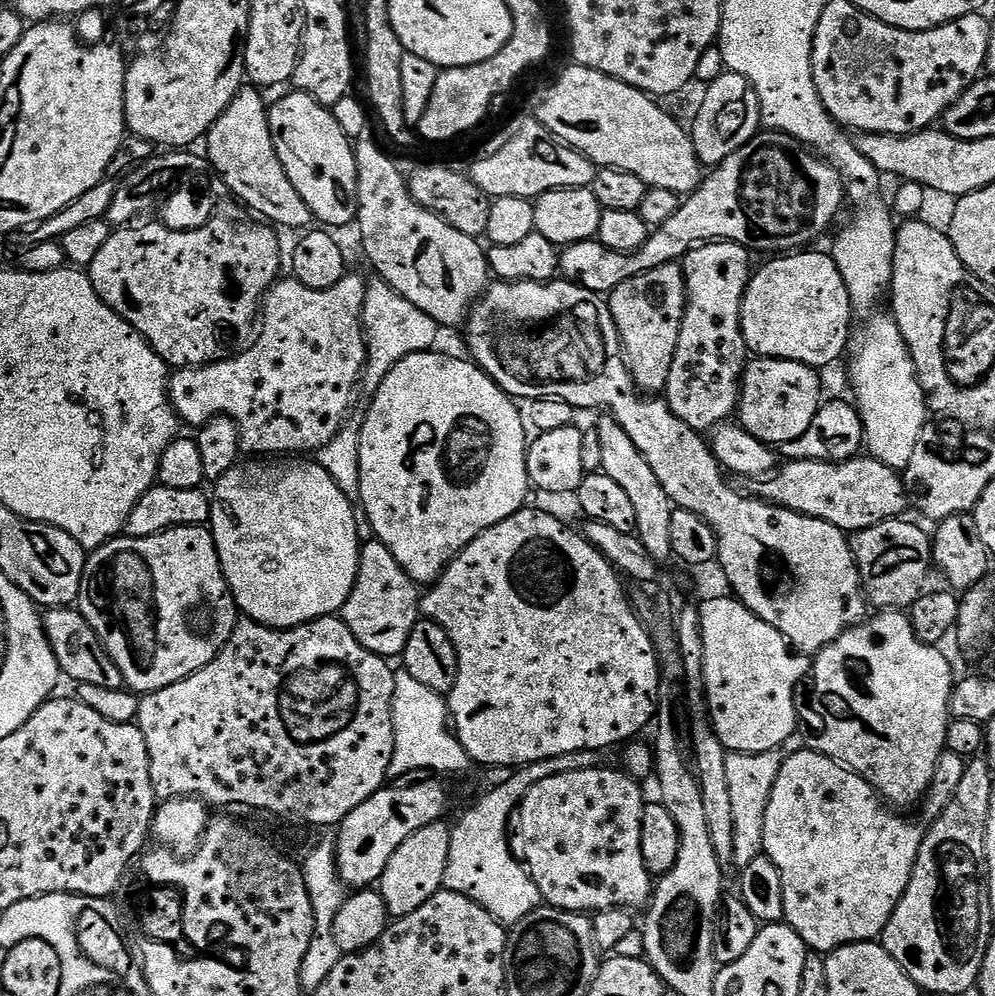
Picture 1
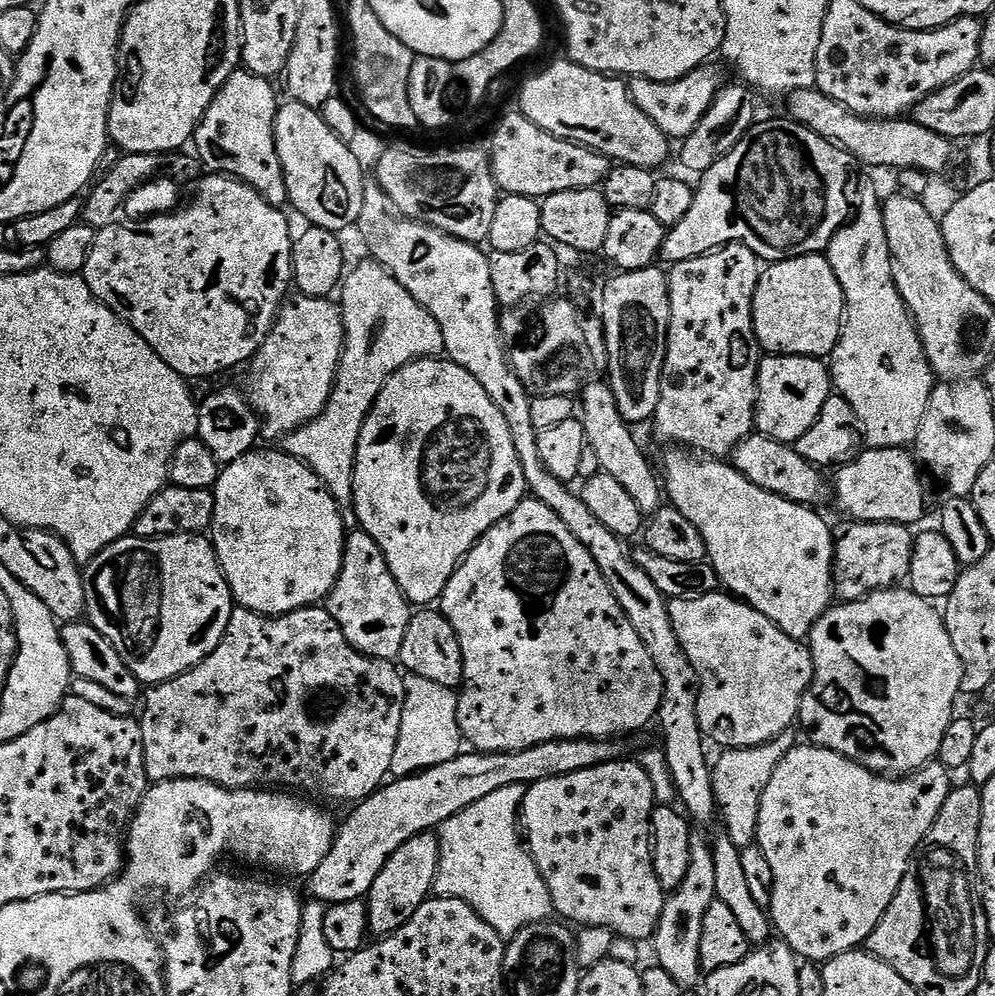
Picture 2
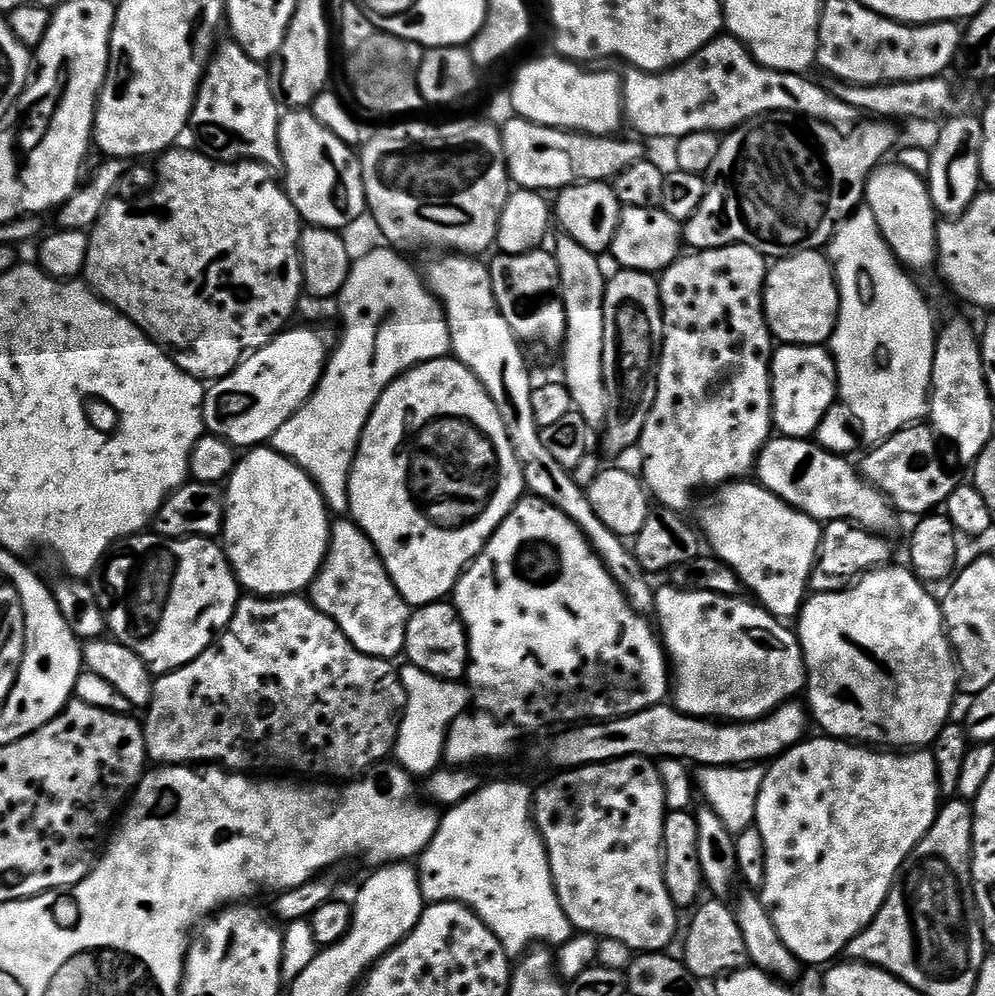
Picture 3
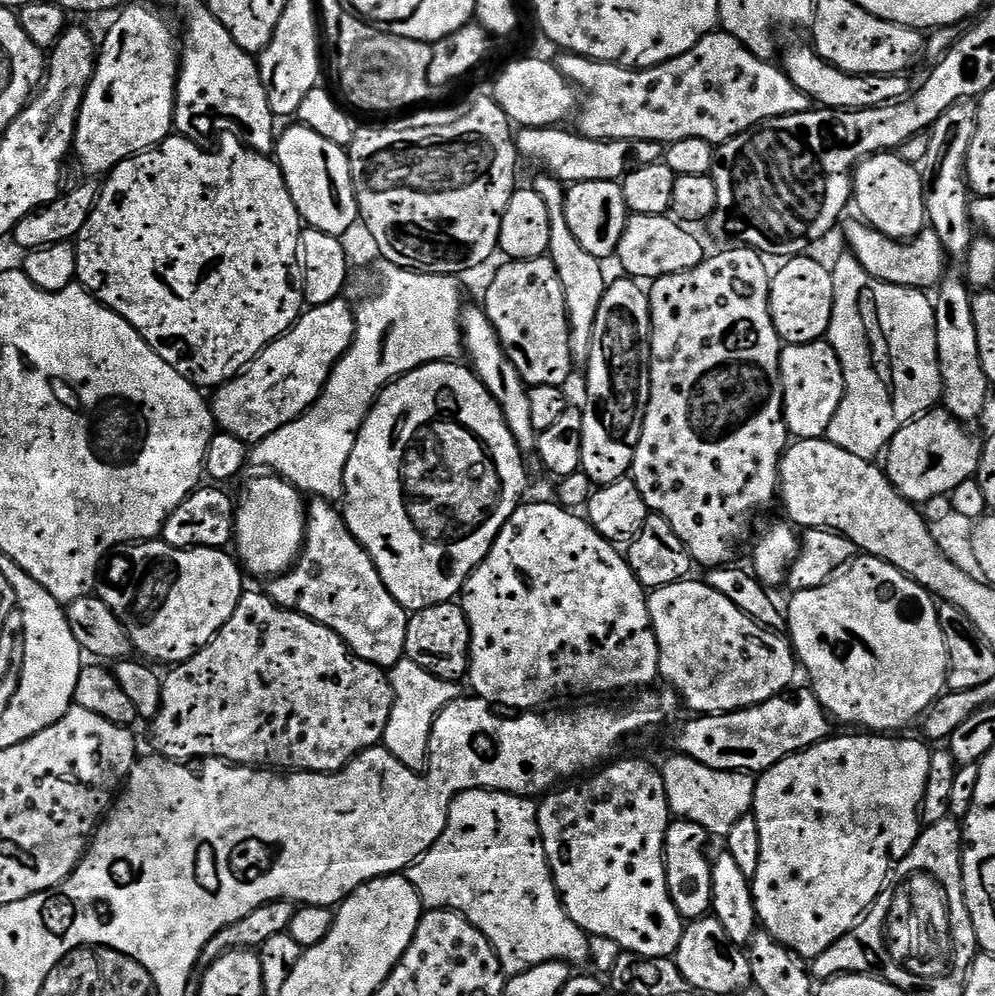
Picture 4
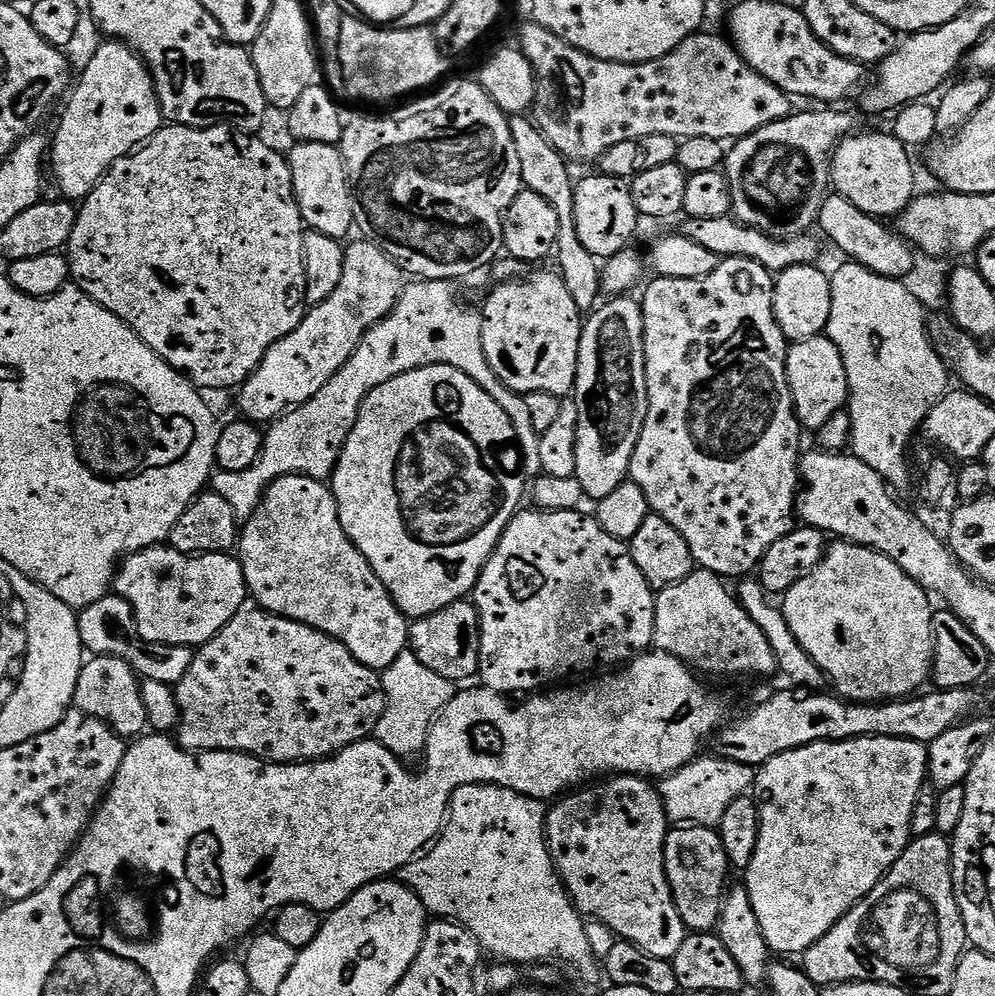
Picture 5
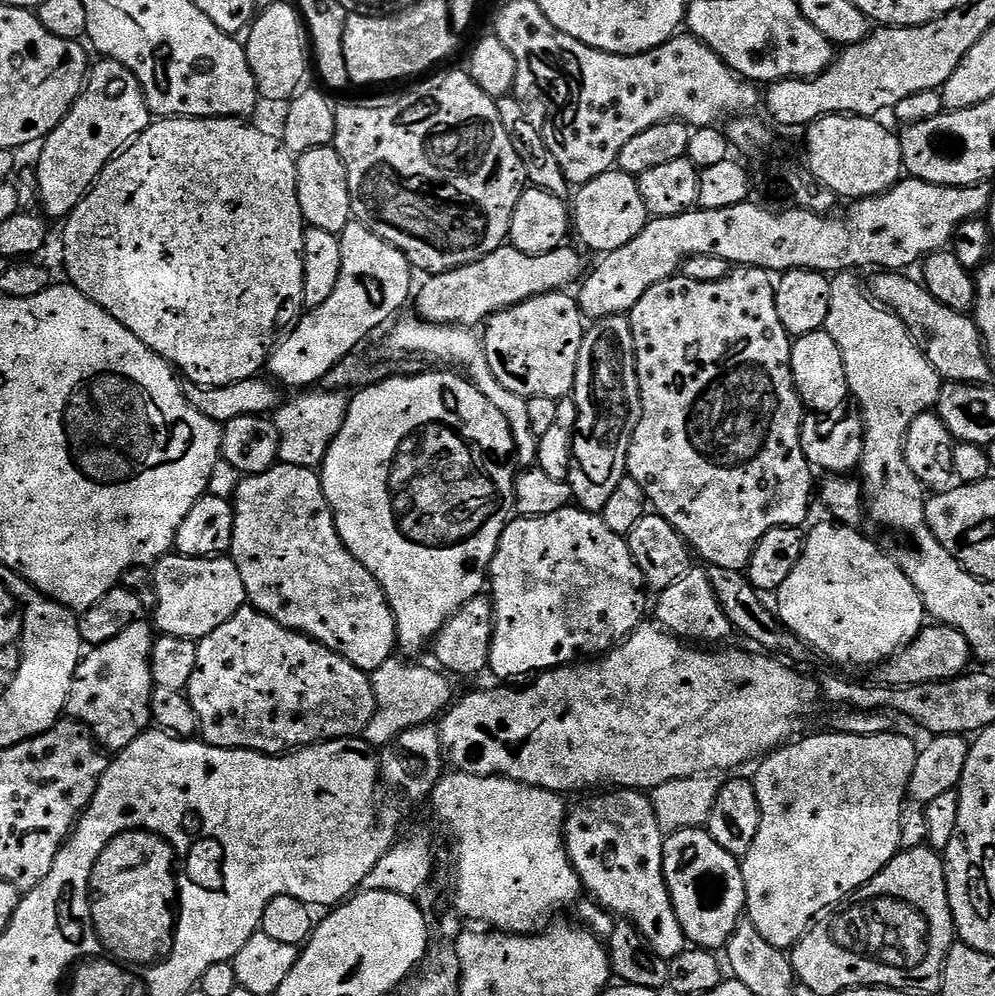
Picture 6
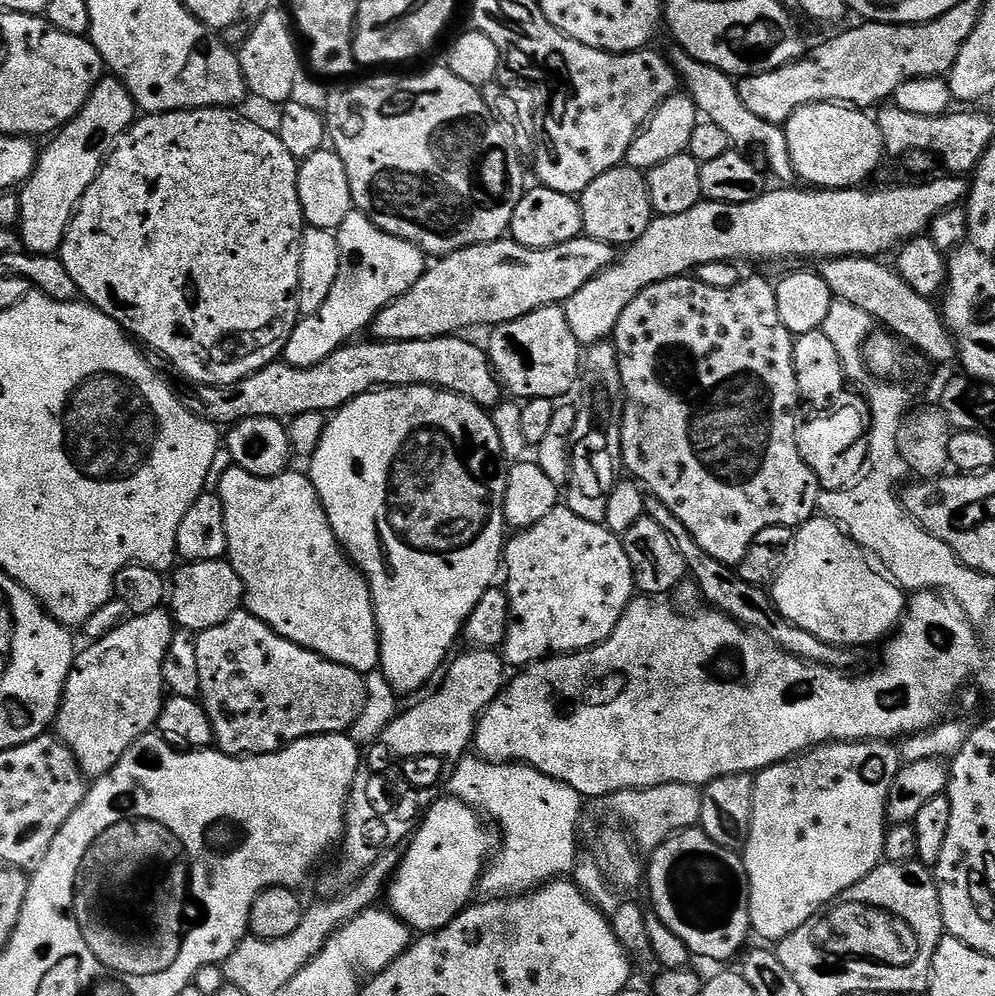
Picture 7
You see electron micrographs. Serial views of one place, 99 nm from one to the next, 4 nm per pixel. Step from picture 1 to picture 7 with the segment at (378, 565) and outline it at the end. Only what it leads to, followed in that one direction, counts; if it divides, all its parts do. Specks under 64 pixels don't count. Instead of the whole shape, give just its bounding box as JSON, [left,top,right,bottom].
[218,466,380,674]

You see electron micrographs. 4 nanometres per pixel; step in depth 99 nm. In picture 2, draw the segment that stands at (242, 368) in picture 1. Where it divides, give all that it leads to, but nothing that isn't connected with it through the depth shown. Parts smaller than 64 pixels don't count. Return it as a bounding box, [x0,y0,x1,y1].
[247,296,344,442]

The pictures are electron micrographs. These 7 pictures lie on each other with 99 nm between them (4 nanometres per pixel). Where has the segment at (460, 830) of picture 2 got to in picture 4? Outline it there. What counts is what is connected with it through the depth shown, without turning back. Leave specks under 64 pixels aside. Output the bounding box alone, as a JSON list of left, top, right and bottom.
[406,788,589,977]

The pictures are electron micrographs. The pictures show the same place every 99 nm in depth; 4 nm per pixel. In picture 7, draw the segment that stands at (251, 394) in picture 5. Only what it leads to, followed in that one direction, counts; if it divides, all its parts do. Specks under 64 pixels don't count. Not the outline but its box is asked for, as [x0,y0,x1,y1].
[282,211,426,368]

